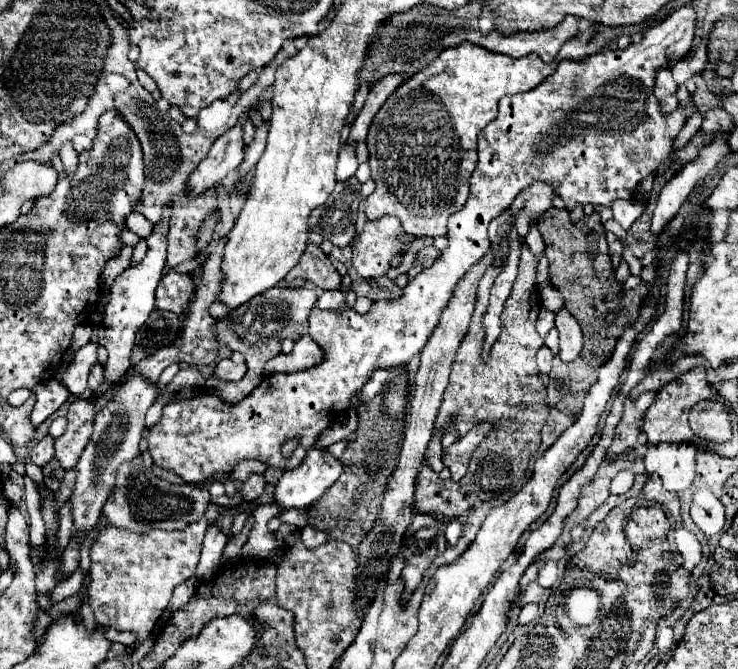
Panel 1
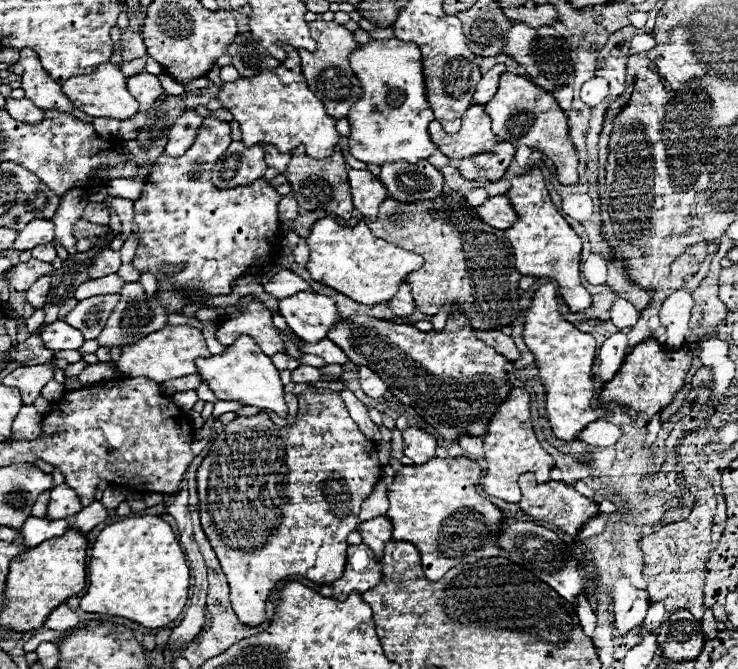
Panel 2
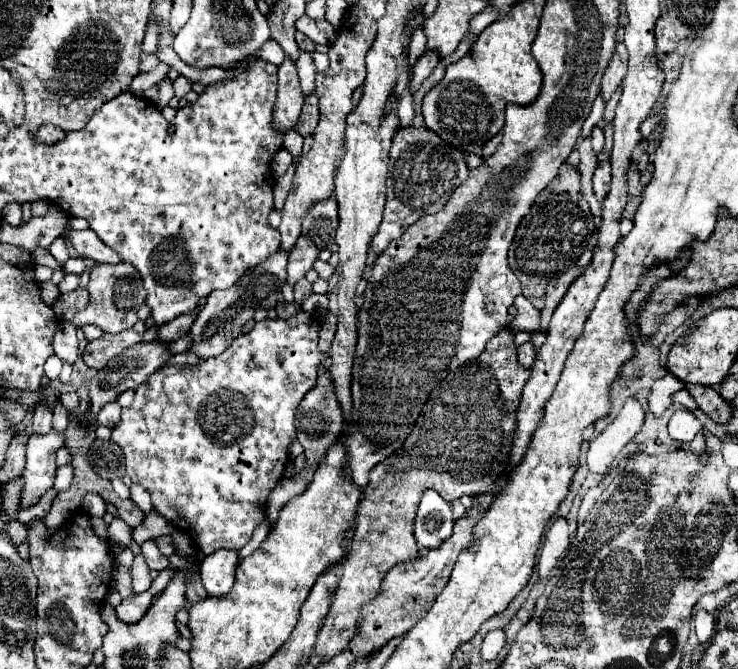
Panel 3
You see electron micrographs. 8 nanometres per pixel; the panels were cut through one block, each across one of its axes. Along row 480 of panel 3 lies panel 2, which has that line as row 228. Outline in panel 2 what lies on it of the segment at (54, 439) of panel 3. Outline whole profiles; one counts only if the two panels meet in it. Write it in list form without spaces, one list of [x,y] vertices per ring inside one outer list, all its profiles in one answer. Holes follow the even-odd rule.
[[[32,220],[24,230],[18,232],[16,242],[12,244],[14,250],[32,250],[38,244],[46,244],[54,240],[54,224],[50,220]]]

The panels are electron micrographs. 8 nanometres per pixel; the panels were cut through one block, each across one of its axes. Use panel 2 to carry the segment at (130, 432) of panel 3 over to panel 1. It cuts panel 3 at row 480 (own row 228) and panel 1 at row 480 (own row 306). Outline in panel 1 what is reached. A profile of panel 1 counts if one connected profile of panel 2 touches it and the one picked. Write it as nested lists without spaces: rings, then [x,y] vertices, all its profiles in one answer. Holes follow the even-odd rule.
[[[690,4],[680,6],[668,18],[658,22],[656,26],[644,32],[642,42],[630,44],[626,50],[608,50],[600,54],[592,54],[582,60],[560,60],[556,72],[546,78],[540,86],[530,92],[516,96],[502,96],[498,102],[498,116],[482,134],[478,134],[478,162],[476,170],[470,176],[470,196],[460,212],[448,218],[448,248],[442,256],[424,272],[420,272],[414,280],[408,282],[404,294],[390,302],[376,302],[368,314],[358,314],[356,310],[344,310],[342,314],[324,312],[314,308],[308,322],[308,334],[320,344],[324,350],[322,364],[290,374],[272,374],[262,380],[262,384],[250,392],[242,402],[228,404],[212,394],[198,394],[192,400],[180,400],[164,406],[164,414],[160,422],[148,432],[148,452],[156,466],[178,474],[184,482],[196,484],[208,480],[216,472],[230,474],[232,468],[240,460],[260,460],[268,466],[280,470],[292,470],[302,462],[310,448],[314,448],[322,430],[334,422],[340,412],[350,408],[350,400],[360,394],[362,386],[368,382],[374,370],[378,368],[396,368],[406,366],[412,356],[420,354],[426,340],[434,332],[438,318],[450,300],[450,292],[458,284],[458,278],[474,266],[490,248],[488,240],[488,224],[492,218],[500,216],[510,208],[514,198],[528,188],[532,182],[546,182],[554,188],[554,192],[564,200],[566,210],[570,212],[574,206],[612,206],[616,198],[632,200],[636,196],[636,186],[646,176],[662,176],[672,162],[676,160],[676,150],[672,142],[676,134],[682,130],[686,120],[698,112],[694,102],[684,109],[678,105],[673,112],[660,112],[658,100],[652,94],[654,74],[660,66],[678,62],[692,48],[694,28],[696,28],[696,12]],[[300,438],[296,450],[286,458],[282,454],[282,444],[286,440]]]

